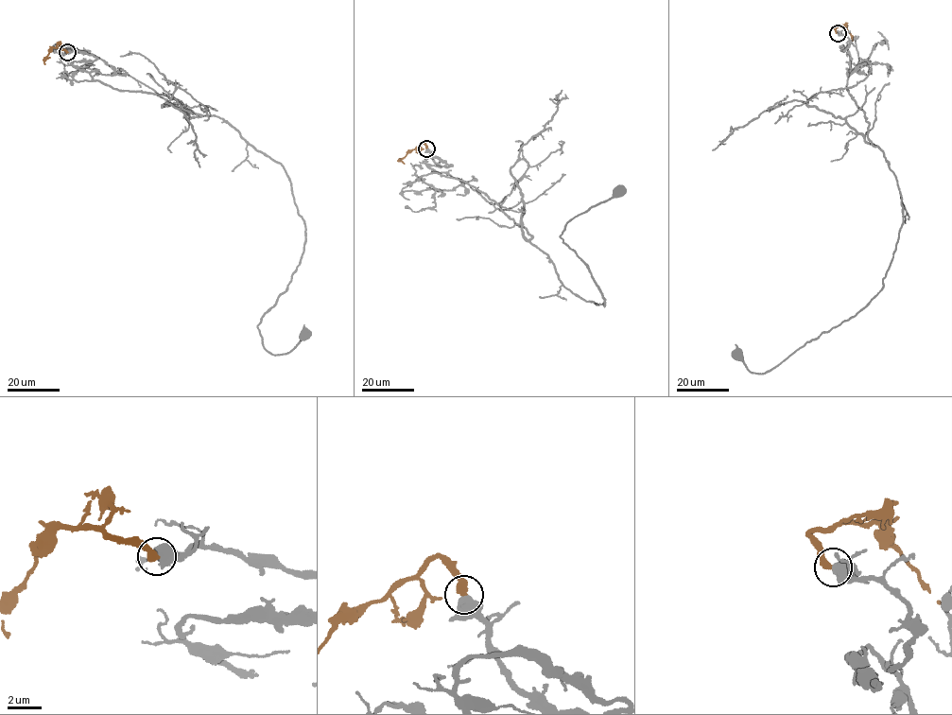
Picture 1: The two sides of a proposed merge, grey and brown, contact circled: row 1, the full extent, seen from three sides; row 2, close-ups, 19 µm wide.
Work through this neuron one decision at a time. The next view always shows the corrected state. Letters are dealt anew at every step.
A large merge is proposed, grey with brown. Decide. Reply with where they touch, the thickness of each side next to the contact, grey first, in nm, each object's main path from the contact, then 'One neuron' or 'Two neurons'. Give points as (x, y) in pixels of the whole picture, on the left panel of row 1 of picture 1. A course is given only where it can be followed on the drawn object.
Place: (67, 52). Thickness 650 nm (grey) against 420 nm. Course of grey: (67, 52), (282, 165), (305, 238), (258, 326), (275, 355), (304, 335). Course of brown: (67, 52), (54, 47), (44, 64). One neuron

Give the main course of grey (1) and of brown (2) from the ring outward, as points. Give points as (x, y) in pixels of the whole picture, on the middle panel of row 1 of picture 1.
1: (426, 148), (452, 165), (428, 158), (428, 167), (486, 193), (564, 287), (604, 306), (560, 236), (618, 191)
2: (426, 148), (423, 143), (399, 159)

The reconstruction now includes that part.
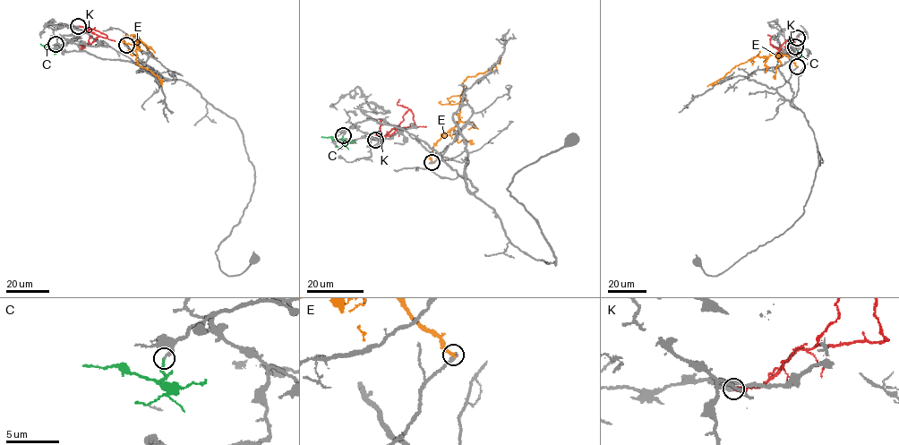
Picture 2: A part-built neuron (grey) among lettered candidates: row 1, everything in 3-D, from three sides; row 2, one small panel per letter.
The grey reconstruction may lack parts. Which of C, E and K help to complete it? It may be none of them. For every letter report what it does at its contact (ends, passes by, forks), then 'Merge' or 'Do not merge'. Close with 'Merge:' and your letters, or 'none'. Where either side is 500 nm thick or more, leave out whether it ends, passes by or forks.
C: It ends there. Merge
E: It ends there. Do not merge
K: It ends there. Do not merge
Merge: C

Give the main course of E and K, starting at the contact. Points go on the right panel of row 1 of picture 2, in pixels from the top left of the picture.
E: (797, 66), (785, 55), (756, 56), (707, 86)
K: (798, 38), (785, 40), (779, 49), (770, 44), (790, 53), (778, 54)

